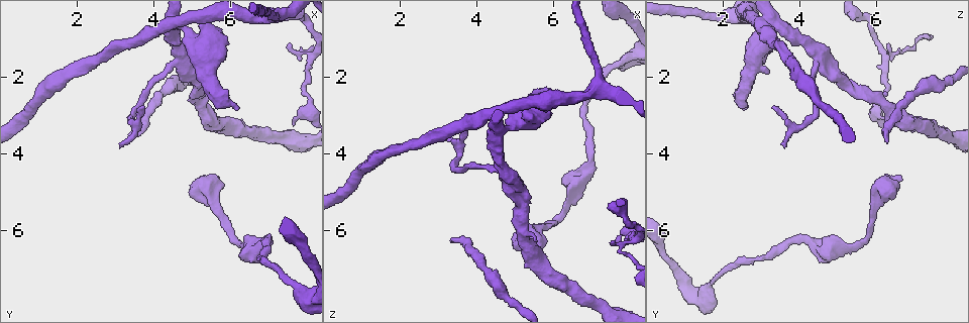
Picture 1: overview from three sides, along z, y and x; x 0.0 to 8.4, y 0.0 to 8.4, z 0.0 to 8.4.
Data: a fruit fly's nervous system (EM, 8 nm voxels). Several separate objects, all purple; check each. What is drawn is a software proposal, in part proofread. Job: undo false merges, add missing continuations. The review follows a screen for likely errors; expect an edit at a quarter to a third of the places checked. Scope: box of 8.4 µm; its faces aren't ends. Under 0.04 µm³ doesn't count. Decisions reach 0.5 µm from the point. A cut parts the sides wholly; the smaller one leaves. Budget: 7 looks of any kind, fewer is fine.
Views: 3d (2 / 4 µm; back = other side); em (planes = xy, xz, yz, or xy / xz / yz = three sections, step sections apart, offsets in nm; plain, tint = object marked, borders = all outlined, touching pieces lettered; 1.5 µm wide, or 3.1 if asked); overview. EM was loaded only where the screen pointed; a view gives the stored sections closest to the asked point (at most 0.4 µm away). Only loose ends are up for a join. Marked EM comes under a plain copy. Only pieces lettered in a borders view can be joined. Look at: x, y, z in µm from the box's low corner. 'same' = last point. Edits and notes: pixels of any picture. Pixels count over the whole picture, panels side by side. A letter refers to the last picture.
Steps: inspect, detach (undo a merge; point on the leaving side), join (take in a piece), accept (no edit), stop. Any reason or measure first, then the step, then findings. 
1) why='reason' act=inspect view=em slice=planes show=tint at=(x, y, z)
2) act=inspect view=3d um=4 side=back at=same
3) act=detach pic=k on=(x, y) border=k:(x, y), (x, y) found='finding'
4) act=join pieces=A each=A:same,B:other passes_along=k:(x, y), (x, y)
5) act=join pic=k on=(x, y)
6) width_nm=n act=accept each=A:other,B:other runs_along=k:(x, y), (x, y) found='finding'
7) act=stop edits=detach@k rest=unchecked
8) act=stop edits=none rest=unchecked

why='thick turns thin' act=inspect view=3d um=4 at=(5.55, 5.20, 6.00)

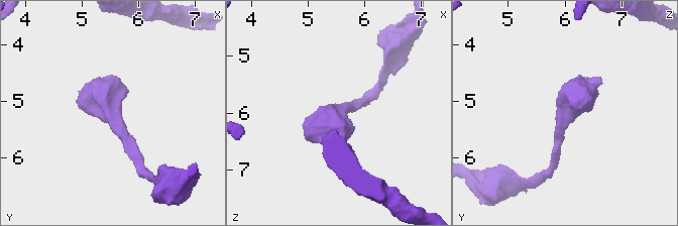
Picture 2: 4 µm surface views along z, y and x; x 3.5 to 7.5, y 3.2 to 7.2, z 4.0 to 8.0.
act=inspect view=em slice=planes show=borders at=(5.50, 5.15, 6.00)

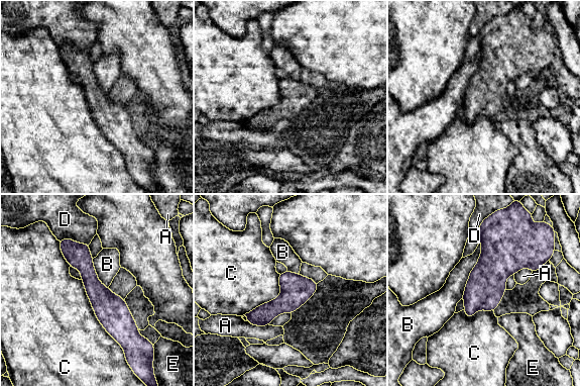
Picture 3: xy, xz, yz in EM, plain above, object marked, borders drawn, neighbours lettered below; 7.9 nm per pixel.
width_nm=160 act=accept each=A:other,B:other,C:other,D:other,E:other runs_along=3:(62, 243), (85, 266), (116, 333) found='one cell here'

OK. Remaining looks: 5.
why='abrupt turn' act=inspect view=3d um=2 side=back at=(7.70, 1.35, 6.50)

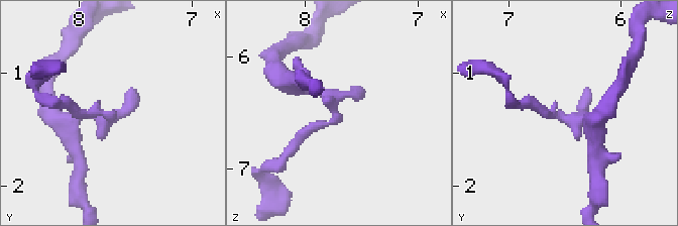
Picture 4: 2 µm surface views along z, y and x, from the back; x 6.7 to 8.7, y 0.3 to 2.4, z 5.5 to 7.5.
arms=3 why='shape alone is not enough' act=inspect view=em slice=yz step=8 show=tint at=(7.74, 1.36, 6.56)

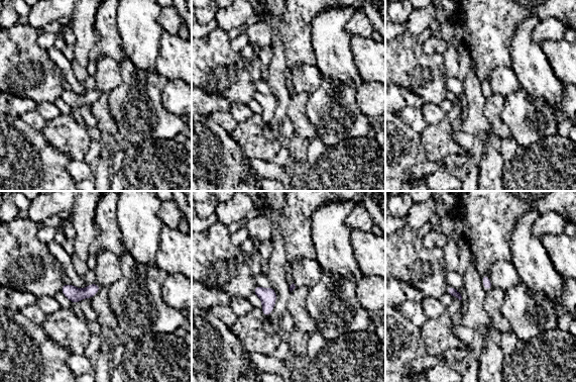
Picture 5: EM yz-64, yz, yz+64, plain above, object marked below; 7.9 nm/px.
act=inspect view=em slice=planes show=borders at=same

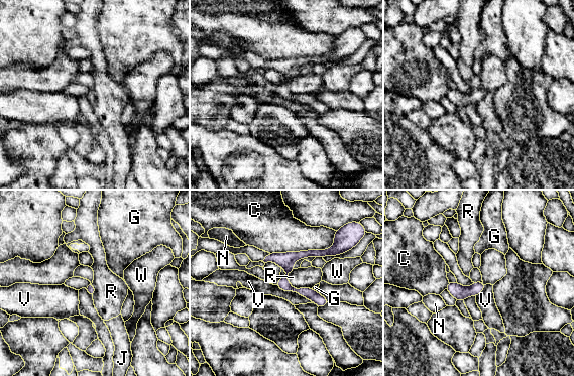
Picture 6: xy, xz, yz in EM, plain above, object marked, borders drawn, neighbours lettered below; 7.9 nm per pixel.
act=accept each=C:other,G:other,J:other,N:other,R:other,V:other,W:other border=6:(288, 274), (293, 286), (312, 288) found='one cell here'

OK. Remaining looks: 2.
why='a narrow waist' act=inspect view=3d um=2 at=(4.65, 0.60, 3.40)

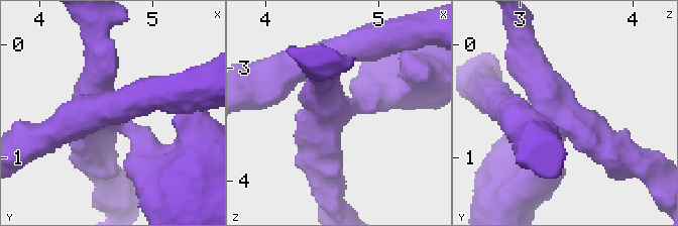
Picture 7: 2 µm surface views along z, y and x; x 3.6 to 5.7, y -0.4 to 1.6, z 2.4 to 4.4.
act=inspect view=em slice=xz step=8 show=borders at=(4.64, 0.64, 3.36)

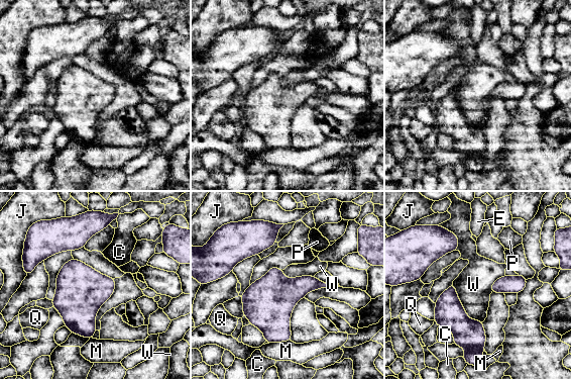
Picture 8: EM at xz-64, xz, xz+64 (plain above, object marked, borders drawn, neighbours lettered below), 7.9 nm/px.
act=accept each=C:other,E:other,J:other,M:other,P:other,Q:other,W:other border=8:(452, 283), (466, 314), (482, 321) found='one cell here'

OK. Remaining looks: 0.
act=stop edits=none rest=unchecked

